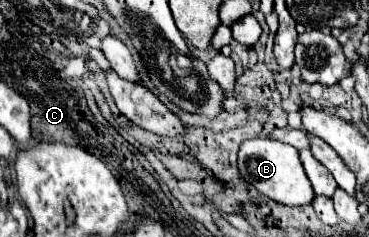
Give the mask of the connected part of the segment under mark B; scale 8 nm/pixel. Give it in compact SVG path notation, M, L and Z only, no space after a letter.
M251 138L245 140L237 154L237 168L243 182L251 184L259 194L285 204L285 206L305 206L311 204L315 194L311 184L307 182L305 170L299 160L299 152L283 142L275 142L271 138Z

